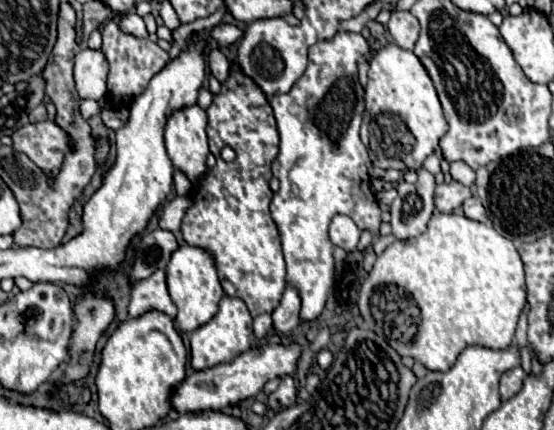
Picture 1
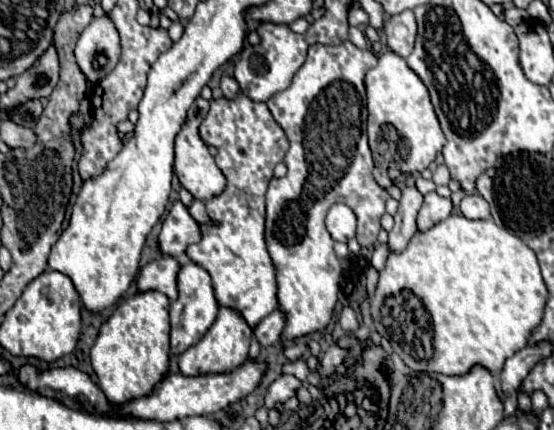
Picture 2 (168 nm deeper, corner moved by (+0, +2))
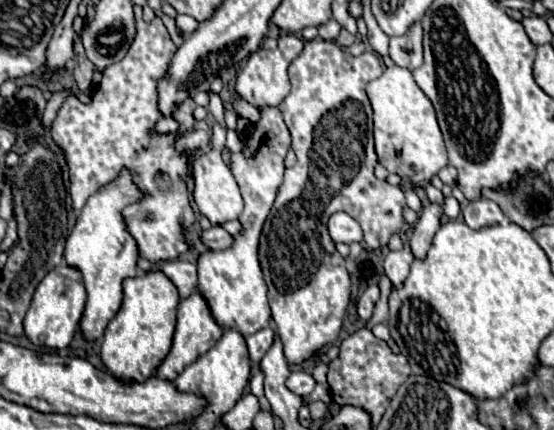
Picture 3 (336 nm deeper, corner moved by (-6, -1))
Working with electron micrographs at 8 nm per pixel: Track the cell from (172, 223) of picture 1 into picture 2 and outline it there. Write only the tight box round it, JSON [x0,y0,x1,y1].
[188,200,216,224]

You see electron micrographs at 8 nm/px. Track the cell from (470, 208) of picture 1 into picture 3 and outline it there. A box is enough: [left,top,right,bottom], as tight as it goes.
[464,199,508,229]

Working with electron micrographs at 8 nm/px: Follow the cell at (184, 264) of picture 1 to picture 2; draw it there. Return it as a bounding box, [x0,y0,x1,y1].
[170,260,218,356]

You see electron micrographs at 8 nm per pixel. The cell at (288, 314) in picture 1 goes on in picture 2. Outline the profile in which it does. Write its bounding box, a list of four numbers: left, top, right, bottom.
[254,310,286,348]

